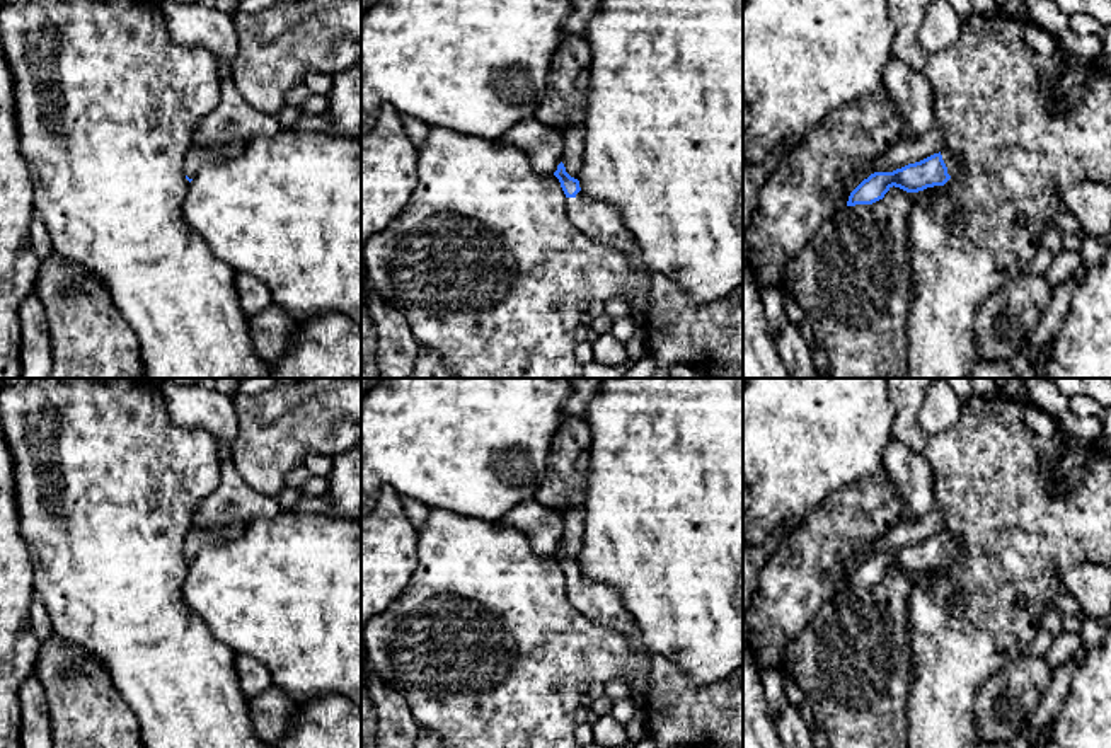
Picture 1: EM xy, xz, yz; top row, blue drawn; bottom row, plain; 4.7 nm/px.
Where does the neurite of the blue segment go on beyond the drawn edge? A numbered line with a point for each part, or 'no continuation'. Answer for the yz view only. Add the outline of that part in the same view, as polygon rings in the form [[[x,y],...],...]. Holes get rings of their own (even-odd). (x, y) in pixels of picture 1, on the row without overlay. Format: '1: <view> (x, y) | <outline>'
1: yz (955, 546) | [[[942,535],[942,542],[947,549],[947,555],[953,559],[954,555],[961,555],[964,552],[964,542],[958,537],[947,537],[947,535]]]

